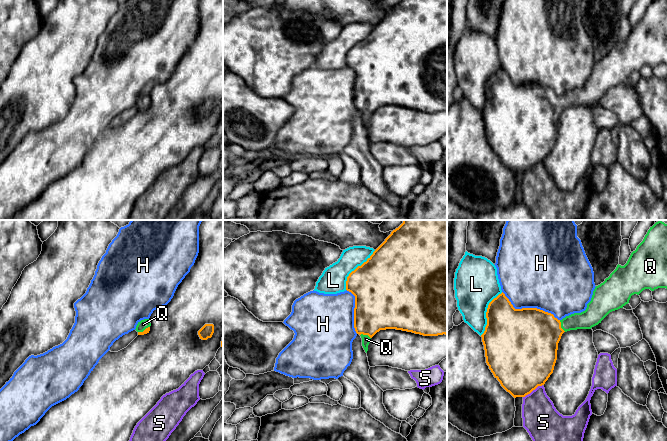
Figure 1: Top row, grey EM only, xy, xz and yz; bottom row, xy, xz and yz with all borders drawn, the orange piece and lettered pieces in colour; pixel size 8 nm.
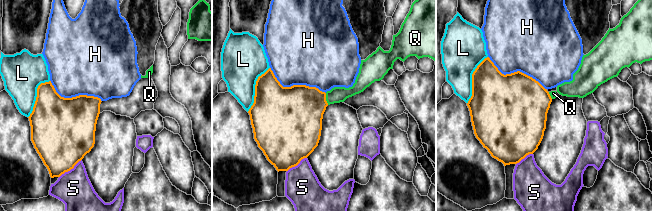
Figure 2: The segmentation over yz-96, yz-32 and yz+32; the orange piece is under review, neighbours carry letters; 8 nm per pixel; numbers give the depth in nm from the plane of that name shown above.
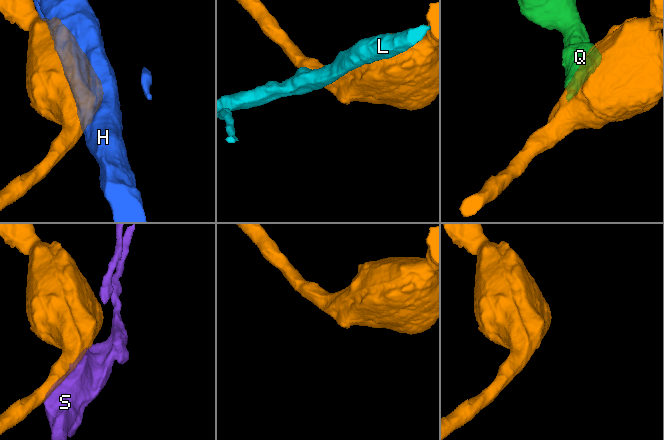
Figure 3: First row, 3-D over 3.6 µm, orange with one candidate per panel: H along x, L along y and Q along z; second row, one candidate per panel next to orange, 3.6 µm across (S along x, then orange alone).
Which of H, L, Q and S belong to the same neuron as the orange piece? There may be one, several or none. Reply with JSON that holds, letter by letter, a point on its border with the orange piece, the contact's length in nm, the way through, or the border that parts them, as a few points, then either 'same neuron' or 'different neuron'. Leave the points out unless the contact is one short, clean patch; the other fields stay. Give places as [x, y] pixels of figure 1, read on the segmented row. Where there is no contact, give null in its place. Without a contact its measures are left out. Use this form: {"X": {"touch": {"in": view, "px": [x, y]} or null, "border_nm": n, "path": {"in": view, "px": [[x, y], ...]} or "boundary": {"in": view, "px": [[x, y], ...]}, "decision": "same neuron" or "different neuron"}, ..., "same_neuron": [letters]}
{"H": {"touch": {"in": "yz", "px": [529, 308]}, "border_nm": 500, "decision": "different neuron"}, "L": {"touch": {"in": "yz", "px": [486, 313]}, "border_nm": 400, "decision": "different neuron"}, "Q": {"touch": {"in": "yz", "px": [560, 326]}, "border_nm": 110, "path": {"in": "yz", "px": [[531, 336], [560, 326], [589, 318]]}, "decision": "same neuron"}, "S": {"touch": {"in": "yz", "px": [532, 390]}, "border_nm": 190, "decision": "different neuron"}, "same_neuron": ["Q"]}

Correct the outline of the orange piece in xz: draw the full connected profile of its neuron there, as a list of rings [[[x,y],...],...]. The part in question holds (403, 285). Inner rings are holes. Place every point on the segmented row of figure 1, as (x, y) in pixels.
[[[403,220],[403,223],[391,232],[367,261],[349,274],[346,290],[355,296],[354,328],[362,338],[362,346],[366,353],[371,338],[380,330],[396,329],[423,336],[447,335],[447,220]]]

